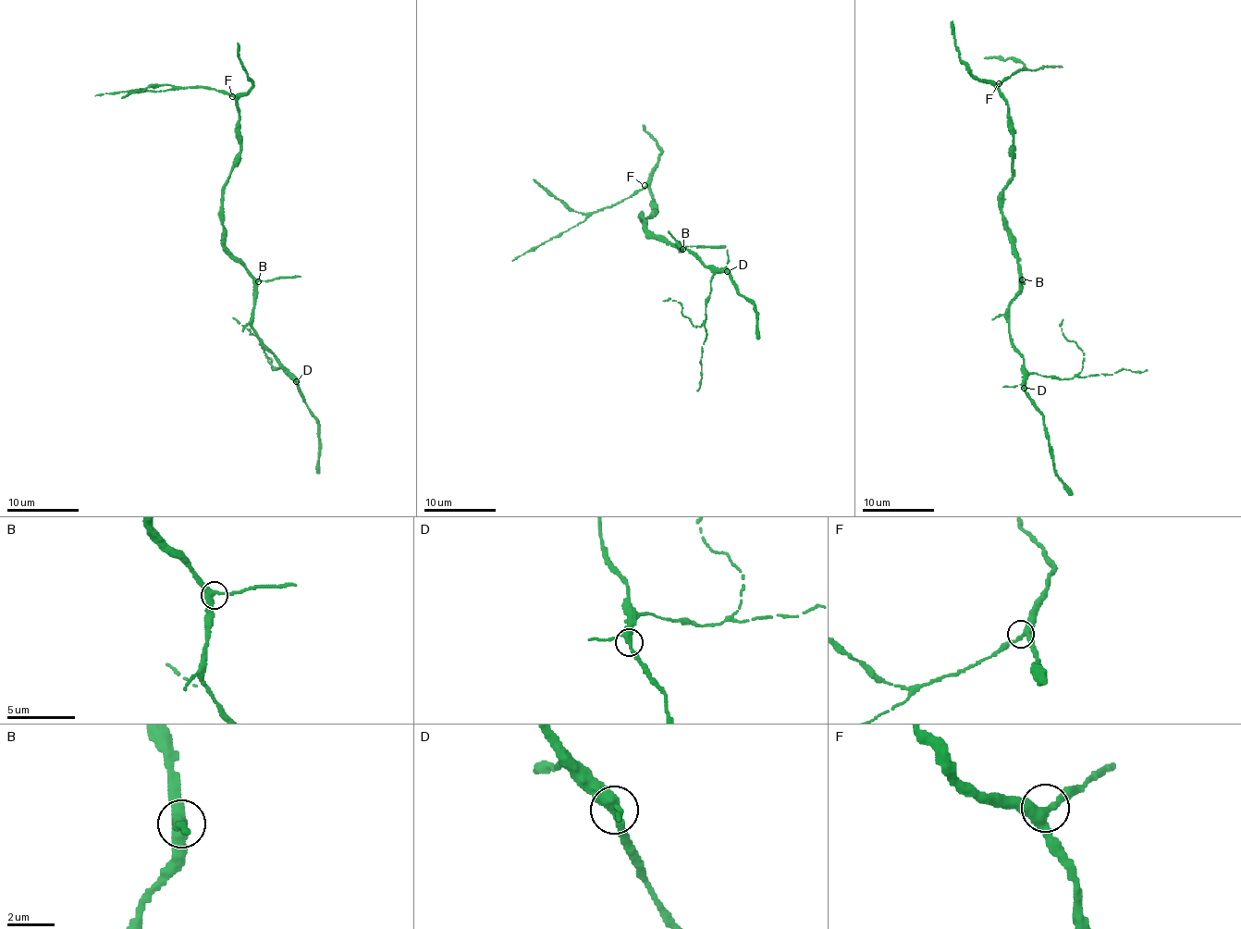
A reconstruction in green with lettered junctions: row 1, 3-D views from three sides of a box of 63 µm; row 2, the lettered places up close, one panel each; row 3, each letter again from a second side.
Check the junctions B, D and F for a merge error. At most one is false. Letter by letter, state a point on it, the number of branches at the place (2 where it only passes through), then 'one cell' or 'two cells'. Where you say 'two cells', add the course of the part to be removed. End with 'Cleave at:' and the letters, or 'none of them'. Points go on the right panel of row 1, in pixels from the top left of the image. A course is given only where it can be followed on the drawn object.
B: place (1022, 279); branches 3; one cell
D: place (1024, 388); branches 3; one cell
F: place (999, 83); branches 3; one cell
Cleave at: none of them

